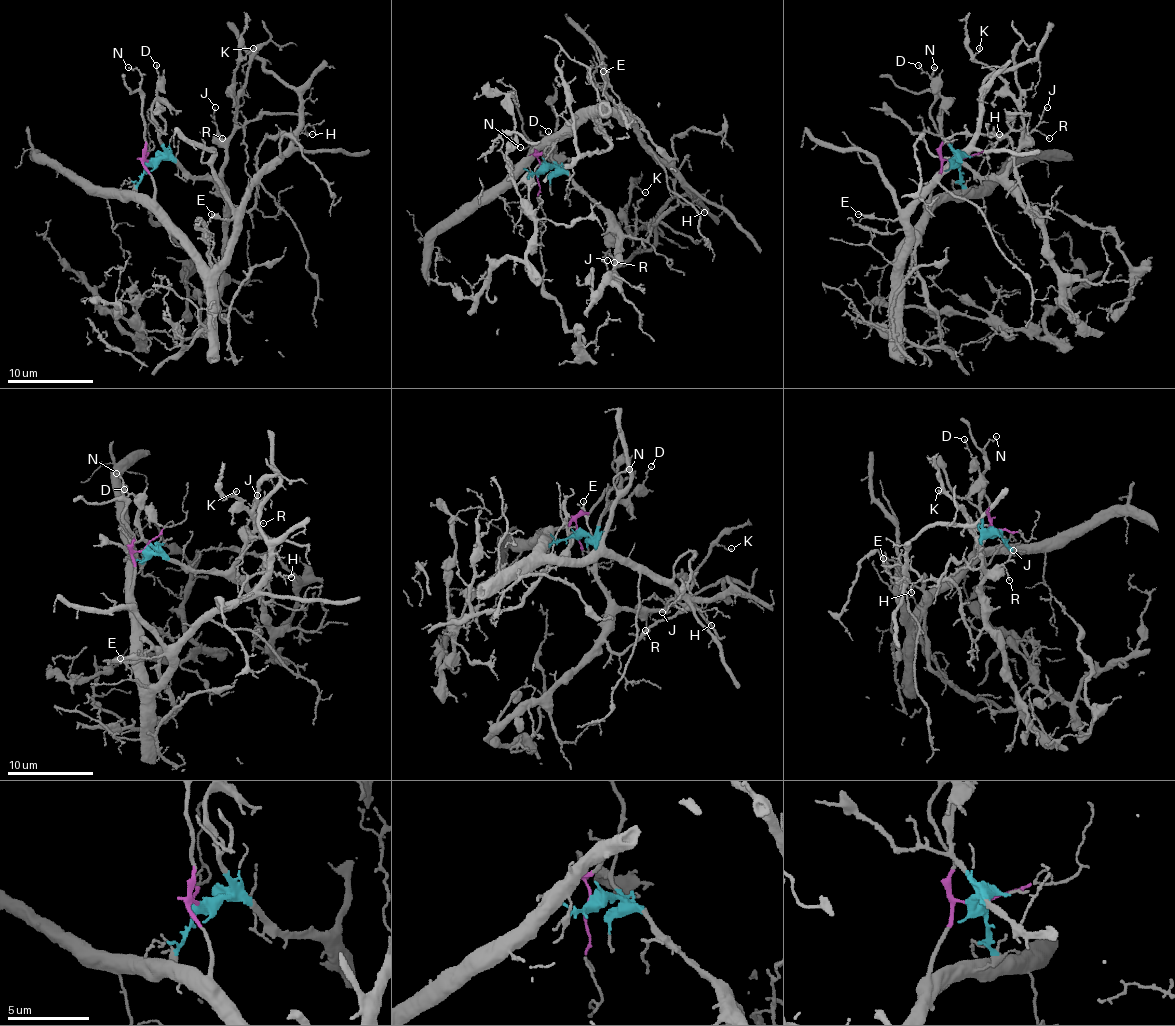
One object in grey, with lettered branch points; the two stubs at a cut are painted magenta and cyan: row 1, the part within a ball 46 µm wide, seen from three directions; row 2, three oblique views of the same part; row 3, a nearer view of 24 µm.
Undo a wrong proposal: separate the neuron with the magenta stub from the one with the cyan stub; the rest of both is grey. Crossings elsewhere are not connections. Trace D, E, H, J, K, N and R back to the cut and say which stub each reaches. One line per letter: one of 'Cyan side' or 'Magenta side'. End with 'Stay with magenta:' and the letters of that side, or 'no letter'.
D: Cyan side
E: Magenta side
H: Cyan side
J: Cyan side
K: Cyan side
N: Magenta side
R: Cyan side
Stay with magenta: E, N

